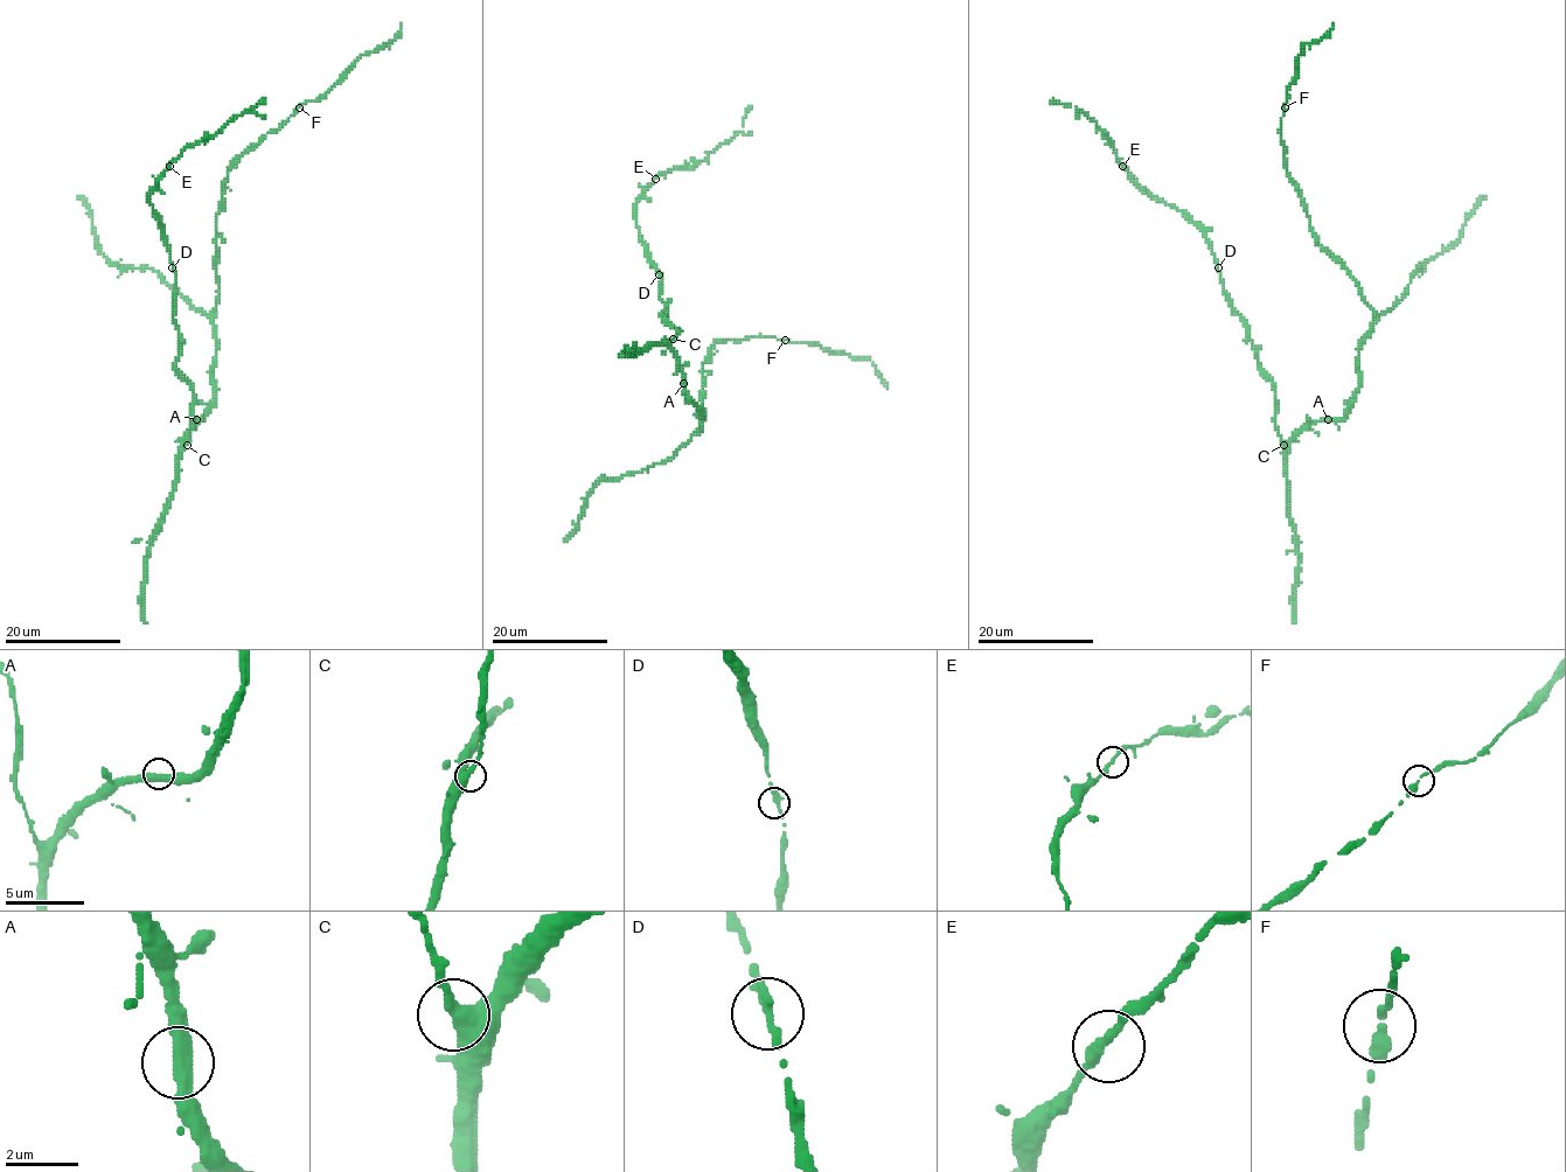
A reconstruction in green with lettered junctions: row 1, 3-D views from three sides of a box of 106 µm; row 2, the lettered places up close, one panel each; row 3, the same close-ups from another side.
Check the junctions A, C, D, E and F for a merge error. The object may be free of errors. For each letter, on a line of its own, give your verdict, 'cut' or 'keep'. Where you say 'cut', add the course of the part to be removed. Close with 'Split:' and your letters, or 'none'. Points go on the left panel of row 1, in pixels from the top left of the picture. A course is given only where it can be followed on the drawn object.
A: keep
C: keep
D: keep
E: keep
F: keep
Split: none

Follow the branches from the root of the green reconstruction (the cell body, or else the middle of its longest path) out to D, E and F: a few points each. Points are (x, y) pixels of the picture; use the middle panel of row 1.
D: (684, 383), (682, 364), (672, 347), (672, 340), (680, 330), (662, 315), (666, 306), (660, 299), (659, 274)
E: (684, 383), (672, 347), (680, 330), (662, 315), (661, 276), (635, 222), (635, 203), (655, 179)
F: (684, 383), (686, 395), (701, 410), (701, 428), (704, 418), (702, 364), (714, 343), (751, 336), (785, 340)

